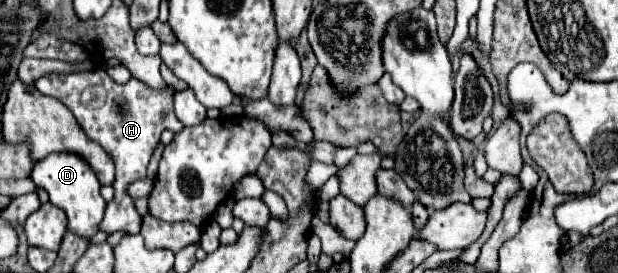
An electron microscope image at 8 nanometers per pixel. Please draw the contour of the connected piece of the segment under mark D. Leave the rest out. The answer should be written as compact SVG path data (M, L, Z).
M53 152L35 164L31 178L37 186L43 186L43 190L49 194L49 200L55 206L65 210L69 218L69 230L73 230L83 238L91 238L99 230L99 222L103 220L107 204L99 194L101 184L93 168L87 164L87 160L83 160L79 154L73 152Z

